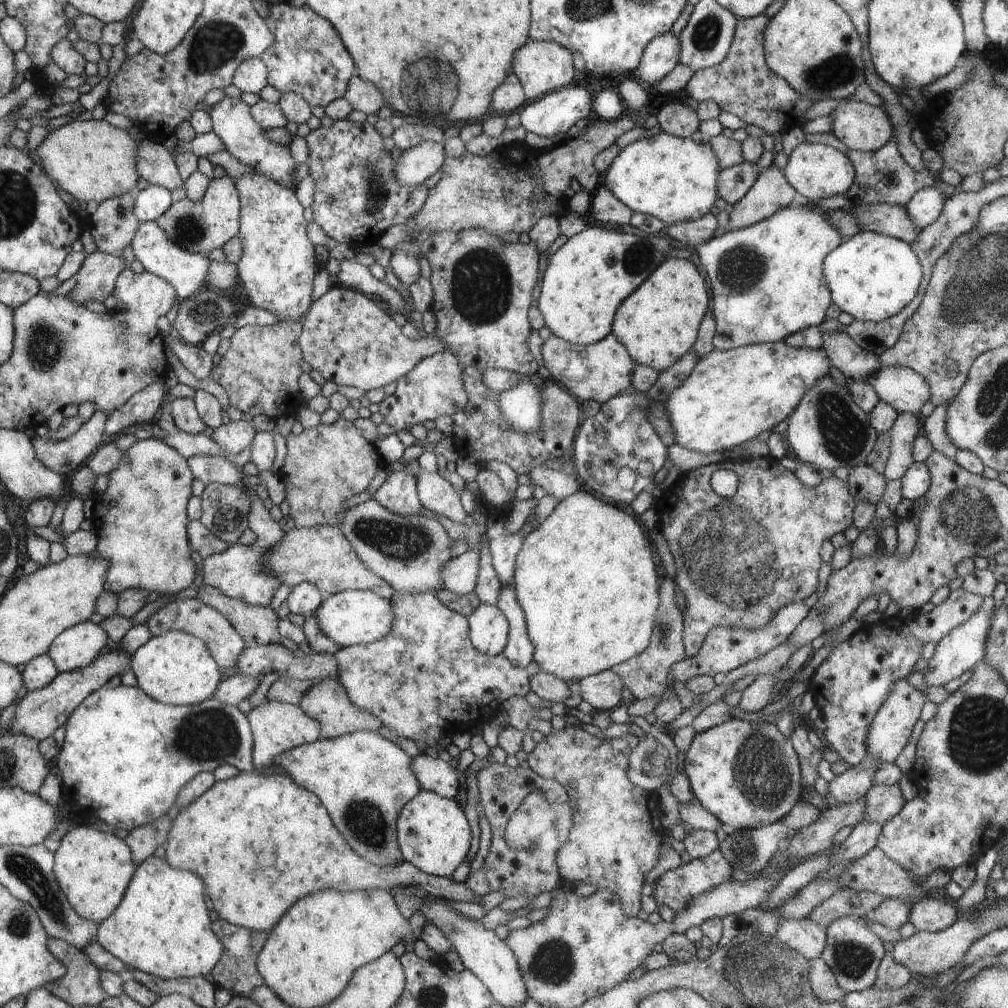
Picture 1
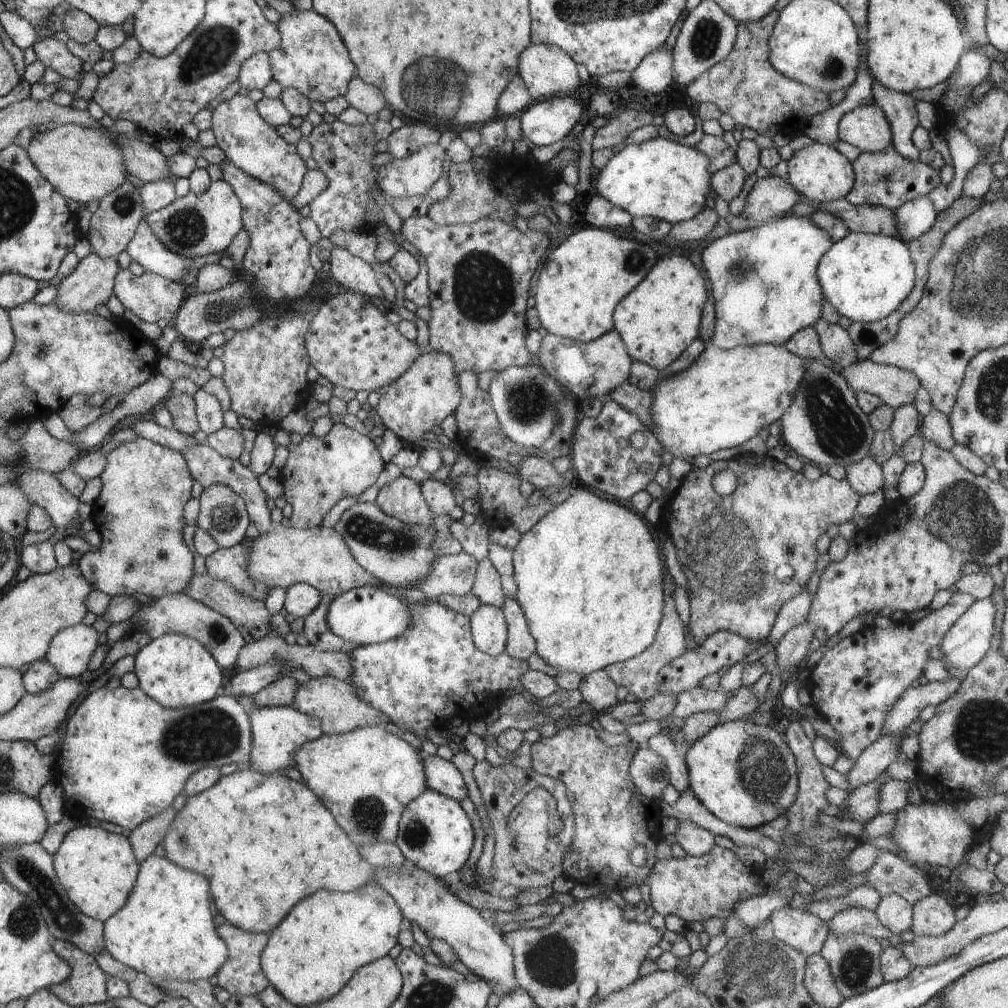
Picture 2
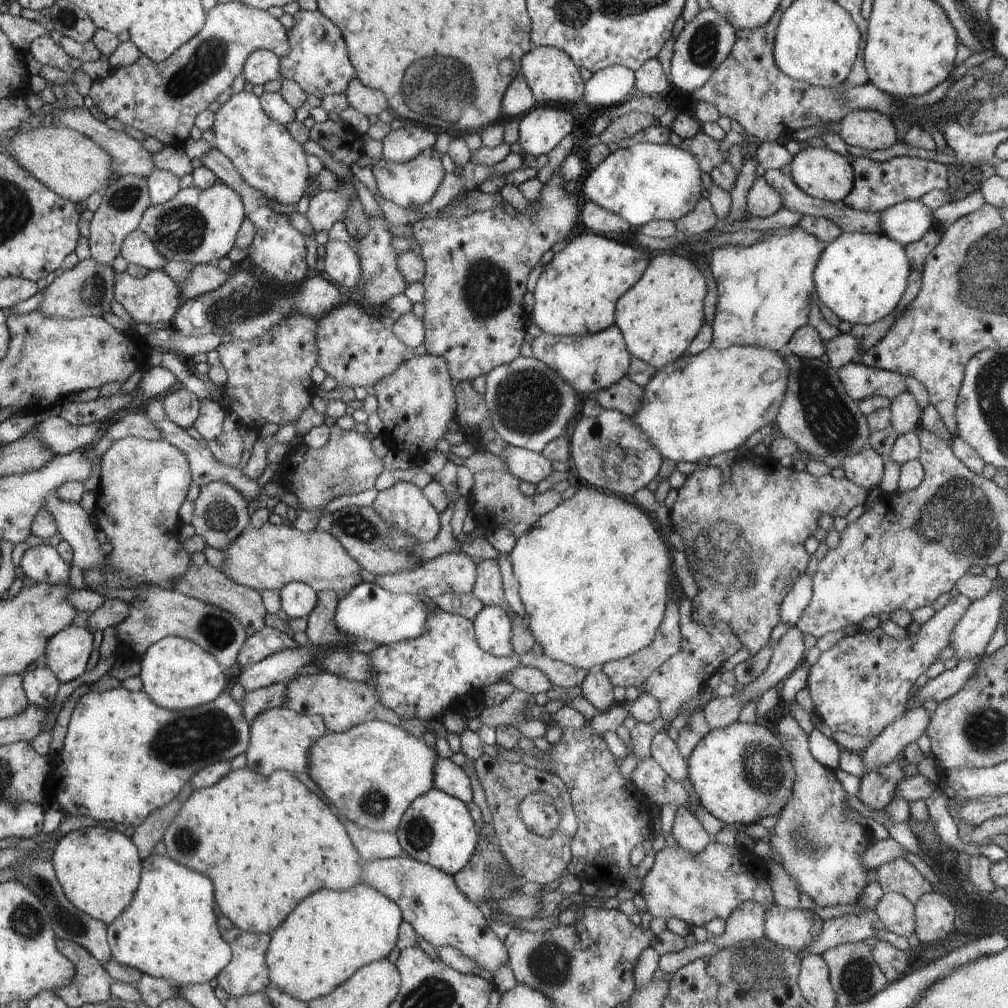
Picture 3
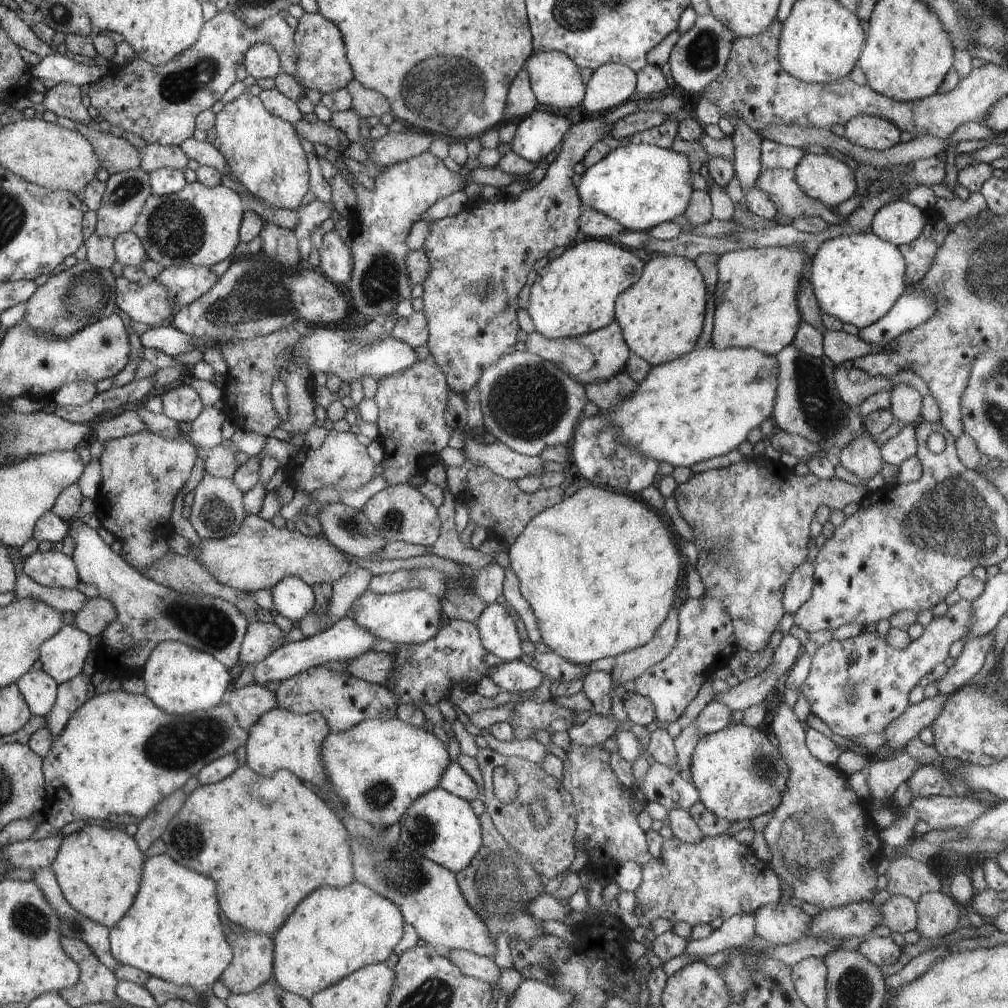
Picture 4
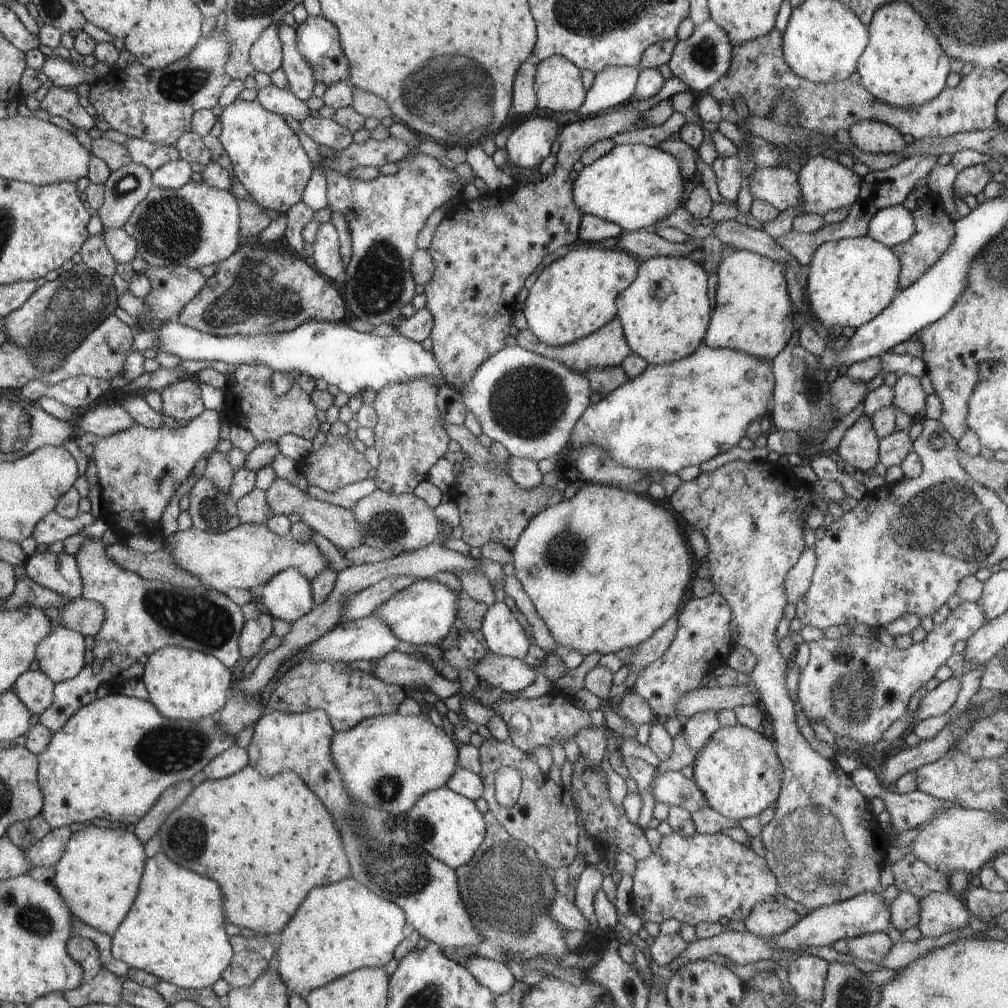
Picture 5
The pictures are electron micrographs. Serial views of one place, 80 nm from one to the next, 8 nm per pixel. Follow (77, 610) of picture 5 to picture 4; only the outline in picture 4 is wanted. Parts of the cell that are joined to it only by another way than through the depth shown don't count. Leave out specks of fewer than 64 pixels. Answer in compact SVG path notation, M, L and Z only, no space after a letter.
M94 597L76 614L75 624L84 632L99 638L101 632L117 619L115 604L104 597Z

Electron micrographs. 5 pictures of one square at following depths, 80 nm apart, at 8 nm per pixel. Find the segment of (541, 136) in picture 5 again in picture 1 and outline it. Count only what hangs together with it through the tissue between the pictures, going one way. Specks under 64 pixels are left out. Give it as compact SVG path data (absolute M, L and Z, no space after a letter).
M568 86L541 96L535 101L527 102L518 110L522 126L534 134L540 136L554 136L554 134L566 134L580 118L590 117L594 111L593 100L588 87Z

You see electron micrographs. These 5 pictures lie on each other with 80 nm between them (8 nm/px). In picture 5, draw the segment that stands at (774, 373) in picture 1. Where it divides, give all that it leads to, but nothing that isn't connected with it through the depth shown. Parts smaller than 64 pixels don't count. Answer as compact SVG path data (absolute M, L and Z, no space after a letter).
M703 343L691 355L685 356L676 362L648 366L640 376L637 376L634 380L629 379L626 384L619 386L614 392L602 397L598 404L588 407L587 411L579 418L579 422L575 424L569 446L565 452L572 450L573 453L575 452L579 455L580 447L587 447L588 443L594 443L601 446L607 452L607 455L612 457L617 463L644 471L646 476L650 472L654 472L654 470L663 470L665 473L676 475L682 468L688 468L688 466L698 467L702 462L714 458L717 454L722 454L722 452L734 448L745 437L746 430L754 421L760 421L764 414L769 414L768 404L770 404L770 398L774 398L774 388L775 375L771 362L763 361L757 356L748 354L746 351L715 349Z

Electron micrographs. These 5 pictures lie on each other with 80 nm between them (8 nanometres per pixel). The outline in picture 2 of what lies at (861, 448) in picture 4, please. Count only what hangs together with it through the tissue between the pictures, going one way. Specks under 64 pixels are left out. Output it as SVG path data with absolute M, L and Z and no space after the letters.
M869 454L860 462L849 464L846 468L846 479L854 486L860 496L872 494L884 488L886 478L883 476L883 467Z

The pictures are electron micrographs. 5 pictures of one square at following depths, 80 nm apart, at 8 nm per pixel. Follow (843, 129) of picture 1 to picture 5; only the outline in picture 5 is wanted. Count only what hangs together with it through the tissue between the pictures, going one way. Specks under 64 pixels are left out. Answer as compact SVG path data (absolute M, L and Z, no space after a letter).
M861 120L849 129L851 142L866 152L884 154L902 150L906 143L904 135L892 125L875 121Z

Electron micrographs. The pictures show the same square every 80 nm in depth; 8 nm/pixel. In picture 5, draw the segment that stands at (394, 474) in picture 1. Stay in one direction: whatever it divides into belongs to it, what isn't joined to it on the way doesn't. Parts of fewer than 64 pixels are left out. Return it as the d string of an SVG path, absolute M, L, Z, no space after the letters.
M377 489L363 497L352 509L363 528L363 544L373 549L398 547L413 551L437 540L439 520L433 508L416 493L389 493Z

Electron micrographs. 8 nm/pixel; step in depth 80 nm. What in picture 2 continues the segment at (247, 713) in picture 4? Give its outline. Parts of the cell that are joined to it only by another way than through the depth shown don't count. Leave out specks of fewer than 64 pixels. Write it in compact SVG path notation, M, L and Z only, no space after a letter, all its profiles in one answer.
M292 676L274 679L268 686L253 695L256 707L293 705L297 688L301 684Z

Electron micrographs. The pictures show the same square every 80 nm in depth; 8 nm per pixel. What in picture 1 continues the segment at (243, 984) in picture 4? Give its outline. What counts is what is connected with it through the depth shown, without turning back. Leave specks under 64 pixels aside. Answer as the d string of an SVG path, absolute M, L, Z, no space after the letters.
M220 918L212 923L212 932L221 940L224 952L217 966L210 972L209 979L216 989L224 988L233 996L247 996L253 988L263 984L262 977L258 972L256 961L258 953L267 941L269 933L240 927L239 925L230 924Z

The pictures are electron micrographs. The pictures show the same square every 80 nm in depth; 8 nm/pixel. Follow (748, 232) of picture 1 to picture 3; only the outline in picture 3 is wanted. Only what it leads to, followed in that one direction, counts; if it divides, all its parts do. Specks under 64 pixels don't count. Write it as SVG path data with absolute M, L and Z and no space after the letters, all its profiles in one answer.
M793 225L785 231L774 231L753 245L726 245L710 251L707 262L717 284L717 307L711 322L712 345L719 349L750 345L771 351L786 346L800 327L809 324L812 295L815 294L814 272L824 246L819 237L806 232L800 225Z

